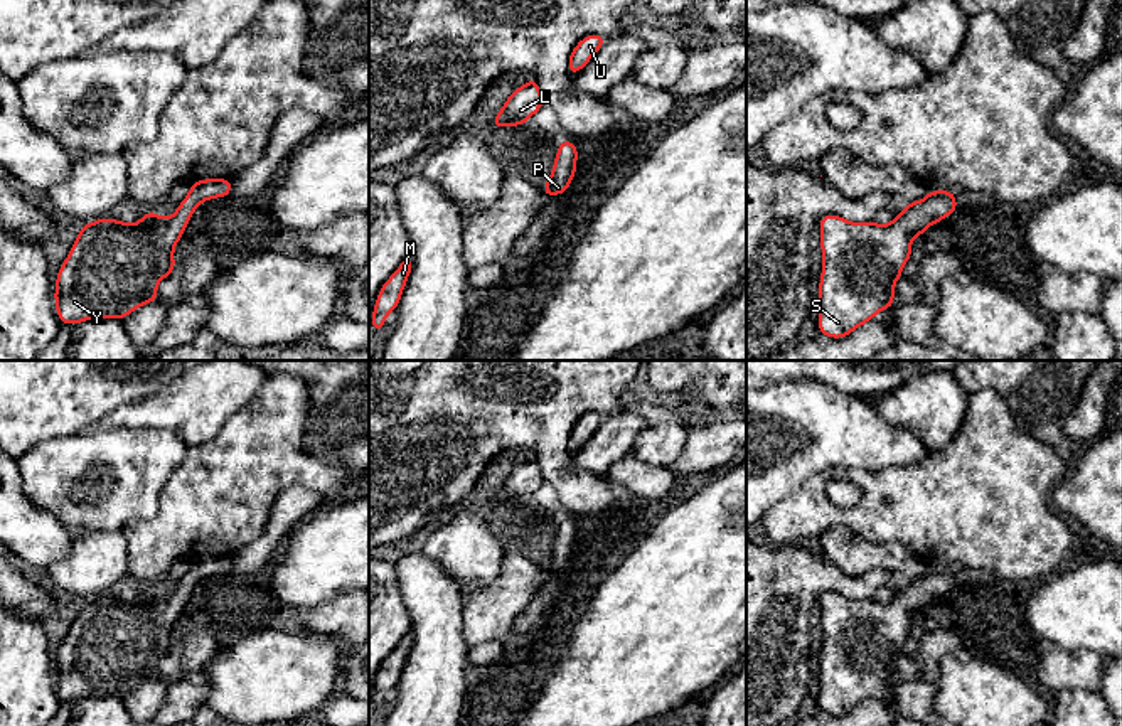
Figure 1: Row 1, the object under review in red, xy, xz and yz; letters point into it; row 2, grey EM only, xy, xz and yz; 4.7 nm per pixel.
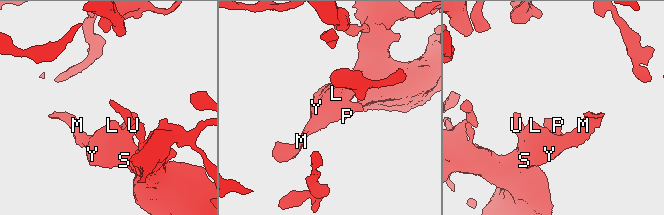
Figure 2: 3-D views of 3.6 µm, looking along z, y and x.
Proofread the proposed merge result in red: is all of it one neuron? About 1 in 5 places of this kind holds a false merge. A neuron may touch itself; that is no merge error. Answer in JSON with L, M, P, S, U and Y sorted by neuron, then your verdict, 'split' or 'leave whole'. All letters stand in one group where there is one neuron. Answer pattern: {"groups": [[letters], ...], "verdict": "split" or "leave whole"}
{"groups": [["L", "M", "P", "S", "U", "Y"]], "verdict": "leave whole"}

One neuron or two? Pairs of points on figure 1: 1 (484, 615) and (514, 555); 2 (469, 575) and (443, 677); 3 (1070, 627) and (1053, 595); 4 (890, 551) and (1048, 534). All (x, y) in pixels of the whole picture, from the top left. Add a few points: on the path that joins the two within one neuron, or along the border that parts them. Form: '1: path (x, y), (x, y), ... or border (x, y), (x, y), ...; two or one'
1: path (499, 600), (514, 585), (514, 570); one
2: border (443, 568), (457, 585), (464, 605); two
3: path (1070, 619), (1070, 612), (1062, 603); one
4: border (871, 541), (902, 543), (929, 566); two

